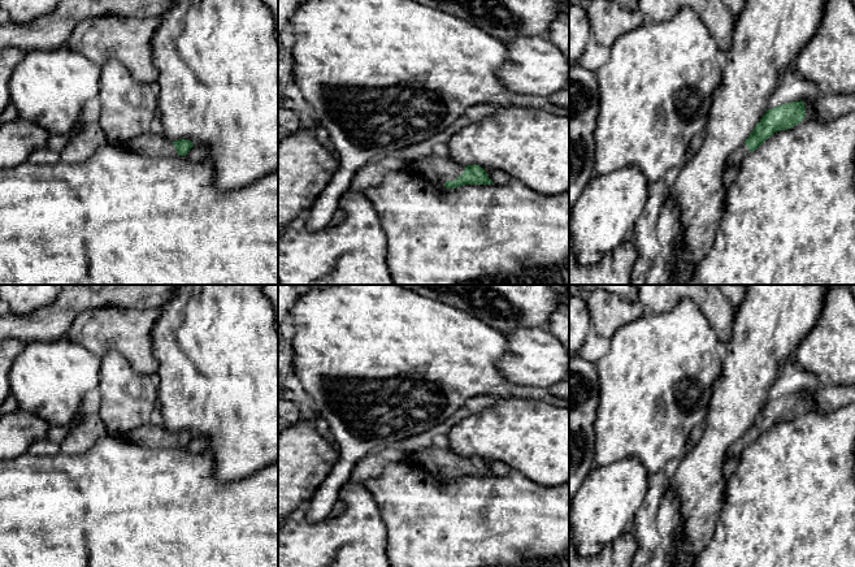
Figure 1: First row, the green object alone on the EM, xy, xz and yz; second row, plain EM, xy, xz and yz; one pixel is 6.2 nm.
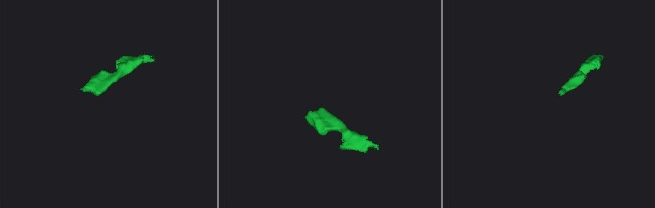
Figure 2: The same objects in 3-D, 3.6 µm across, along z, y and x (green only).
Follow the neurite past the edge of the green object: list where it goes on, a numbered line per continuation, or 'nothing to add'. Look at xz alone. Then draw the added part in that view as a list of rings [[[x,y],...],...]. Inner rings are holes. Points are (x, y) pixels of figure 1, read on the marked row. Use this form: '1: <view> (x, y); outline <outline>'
1: xz (433, 167); outline [[[433,153],[416,159],[416,168],[430,181],[456,181],[465,170],[465,166],[457,164],[450,155],[443,157]]]

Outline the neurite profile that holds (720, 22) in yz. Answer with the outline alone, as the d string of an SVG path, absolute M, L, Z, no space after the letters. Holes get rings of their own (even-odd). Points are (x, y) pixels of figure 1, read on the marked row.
M638 0L638 7L652 22L668 21L681 8L690 8L700 17L719 49L728 53L732 47L735 16L721 0Z

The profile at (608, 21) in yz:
M593 0L587 9L591 36L611 48L624 34L641 27L647 20L641 10L625 9L609 0Z

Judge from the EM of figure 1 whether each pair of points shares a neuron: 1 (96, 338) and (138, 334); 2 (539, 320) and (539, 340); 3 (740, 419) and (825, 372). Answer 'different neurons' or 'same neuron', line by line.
1: same neuron
2: different neurons
3: different neurons

